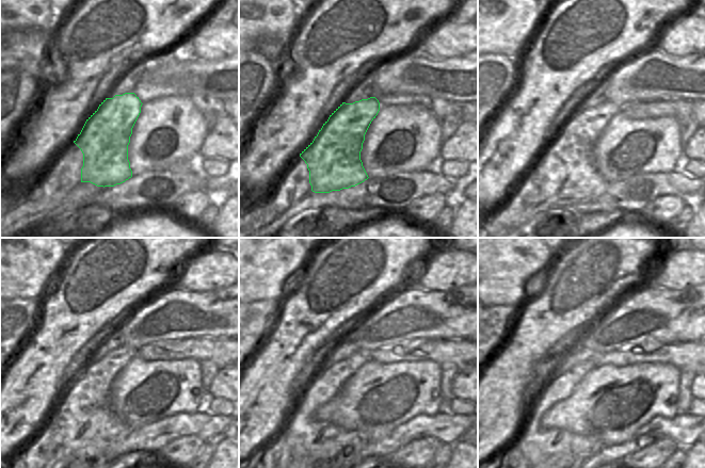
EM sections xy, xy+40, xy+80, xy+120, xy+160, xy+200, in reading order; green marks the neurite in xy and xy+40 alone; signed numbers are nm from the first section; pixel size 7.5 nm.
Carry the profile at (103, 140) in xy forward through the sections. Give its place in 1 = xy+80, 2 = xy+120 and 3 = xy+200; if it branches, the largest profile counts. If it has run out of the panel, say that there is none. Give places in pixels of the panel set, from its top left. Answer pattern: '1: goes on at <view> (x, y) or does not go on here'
1: goes on at xy+80 (566, 168)
2: goes on at xy+120 (83, 416)
3: goes on at xy+200 (537, 444)

